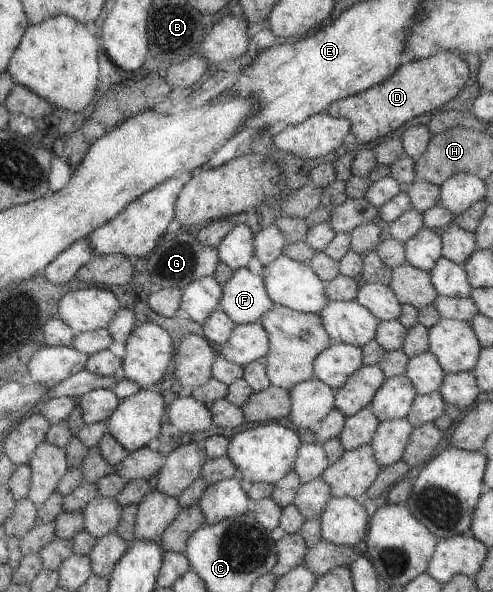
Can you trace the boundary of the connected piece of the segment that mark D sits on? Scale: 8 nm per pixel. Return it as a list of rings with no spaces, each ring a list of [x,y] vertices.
[[[444,50],[419,60],[404,60],[380,83],[370,86],[354,95],[334,100],[326,109],[333,118],[346,118],[350,122],[349,134],[356,144],[370,145],[374,139],[389,135],[390,131],[400,127],[409,119],[422,113],[440,109],[452,99],[466,81],[468,67],[461,54]]]

